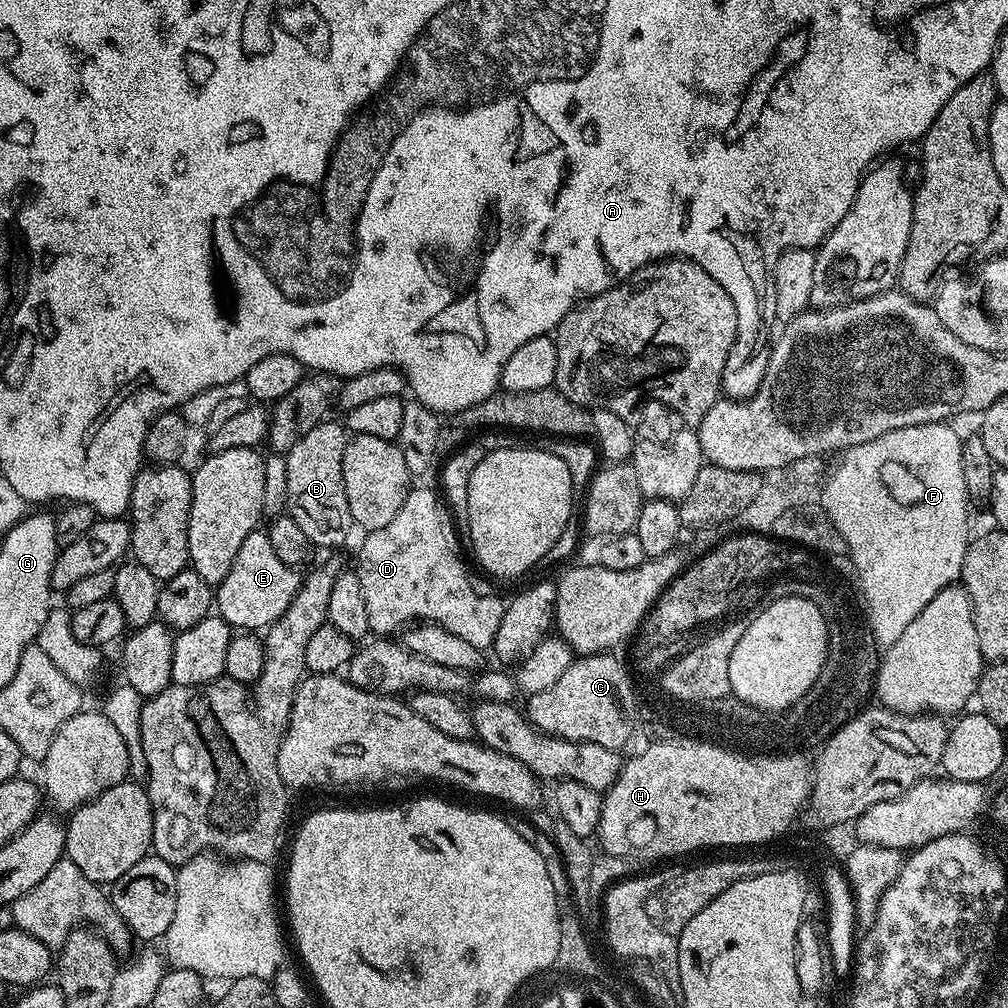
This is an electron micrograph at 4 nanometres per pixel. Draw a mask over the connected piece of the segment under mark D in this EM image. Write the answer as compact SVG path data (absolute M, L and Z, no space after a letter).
M413 487L393 520L382 526L382 530L363 537L354 571L362 582L370 629L376 634L392 634L395 628L400 630L413 622L431 622L441 624L473 646L491 649L498 626L502 626L505 601L483 596L472 585L460 557L454 517L441 497L433 492Z

